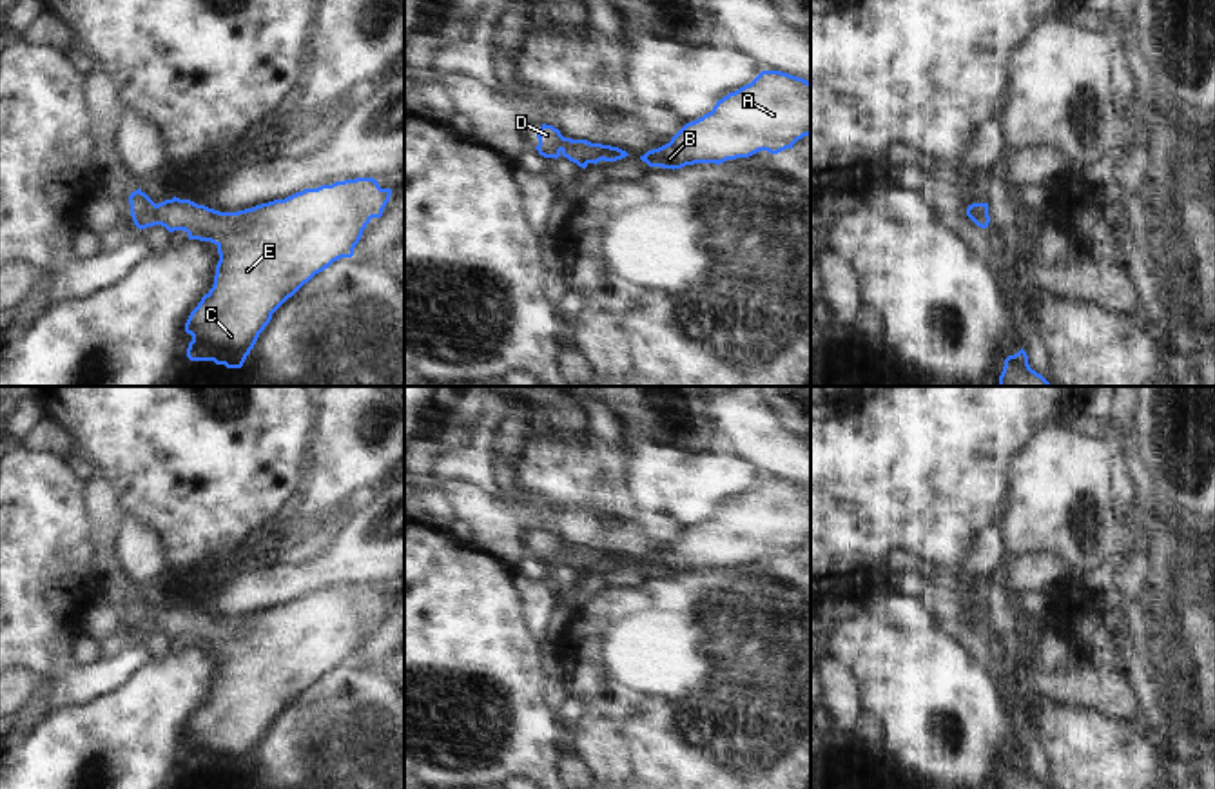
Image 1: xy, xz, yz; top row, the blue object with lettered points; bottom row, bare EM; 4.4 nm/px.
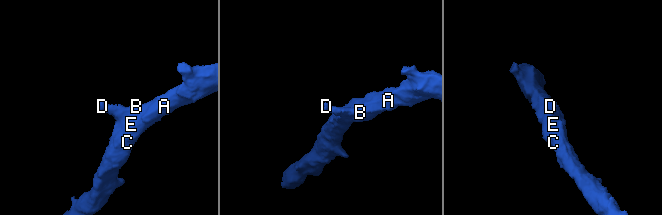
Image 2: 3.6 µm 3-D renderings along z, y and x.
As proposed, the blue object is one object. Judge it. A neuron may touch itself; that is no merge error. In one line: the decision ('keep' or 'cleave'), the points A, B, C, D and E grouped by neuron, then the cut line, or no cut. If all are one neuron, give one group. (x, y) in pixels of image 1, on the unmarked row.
keep; A B C D E; no cut

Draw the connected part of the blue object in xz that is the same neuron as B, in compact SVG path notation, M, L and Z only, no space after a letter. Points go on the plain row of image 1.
M762 477L640 566L673 577L695 570L720 571L760 557L778 560L809 541L811 490L782 477Z

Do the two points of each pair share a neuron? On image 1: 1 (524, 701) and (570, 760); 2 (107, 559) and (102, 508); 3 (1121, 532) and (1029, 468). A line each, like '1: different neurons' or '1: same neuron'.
1: different neurons
2: same neuron
3: same neuron

